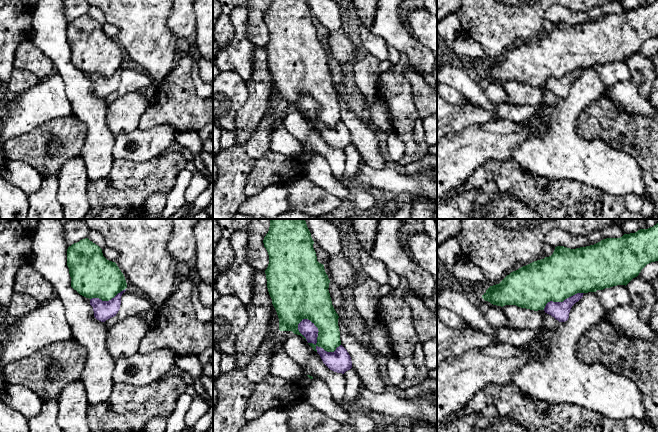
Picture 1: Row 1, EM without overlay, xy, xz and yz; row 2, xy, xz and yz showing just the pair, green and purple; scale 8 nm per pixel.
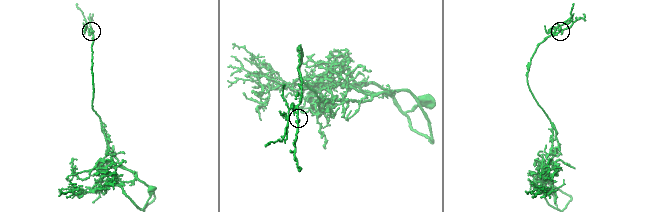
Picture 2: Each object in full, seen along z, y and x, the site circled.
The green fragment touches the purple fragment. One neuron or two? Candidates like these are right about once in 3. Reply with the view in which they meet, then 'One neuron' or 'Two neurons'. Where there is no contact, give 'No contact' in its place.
Touches green in xz. Two neurons

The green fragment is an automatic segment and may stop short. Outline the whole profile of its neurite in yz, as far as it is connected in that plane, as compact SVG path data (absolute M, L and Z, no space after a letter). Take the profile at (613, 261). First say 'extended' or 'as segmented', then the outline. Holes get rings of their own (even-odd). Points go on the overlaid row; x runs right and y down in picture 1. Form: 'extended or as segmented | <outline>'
as segmented | M658 223L648 229L640 229L635 233L624 234L620 238L606 238L586 247L570 249L557 246L551 256L523 266L511 272L499 284L490 286L482 295L482 298L493 305L501 307L516 305L534 311L544 310L548 302L563 302L577 293L596 292L617 285L626 286L639 275L647 264L655 261L658 261Z

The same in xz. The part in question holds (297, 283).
as segmented | M270 219L269 231L263 243L269 255L269 264L265 270L267 288L279 318L279 330L292 331L306 340L299 332L298 324L308 319L319 331L317 343L308 344L316 352L317 346L327 352L334 352L341 345L339 316L328 290L330 280L324 265L317 261L314 241L305 219Z

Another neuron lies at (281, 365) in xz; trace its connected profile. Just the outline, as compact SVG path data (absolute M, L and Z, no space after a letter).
M278 331L270 358L269 374L287 381L297 381L305 375L303 368L291 359L283 348L285 341L293 334L292 331Z

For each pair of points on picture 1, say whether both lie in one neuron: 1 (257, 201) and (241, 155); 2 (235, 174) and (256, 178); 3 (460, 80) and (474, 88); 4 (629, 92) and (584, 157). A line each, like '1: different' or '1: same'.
1: different
2: different
3: same
4: different

